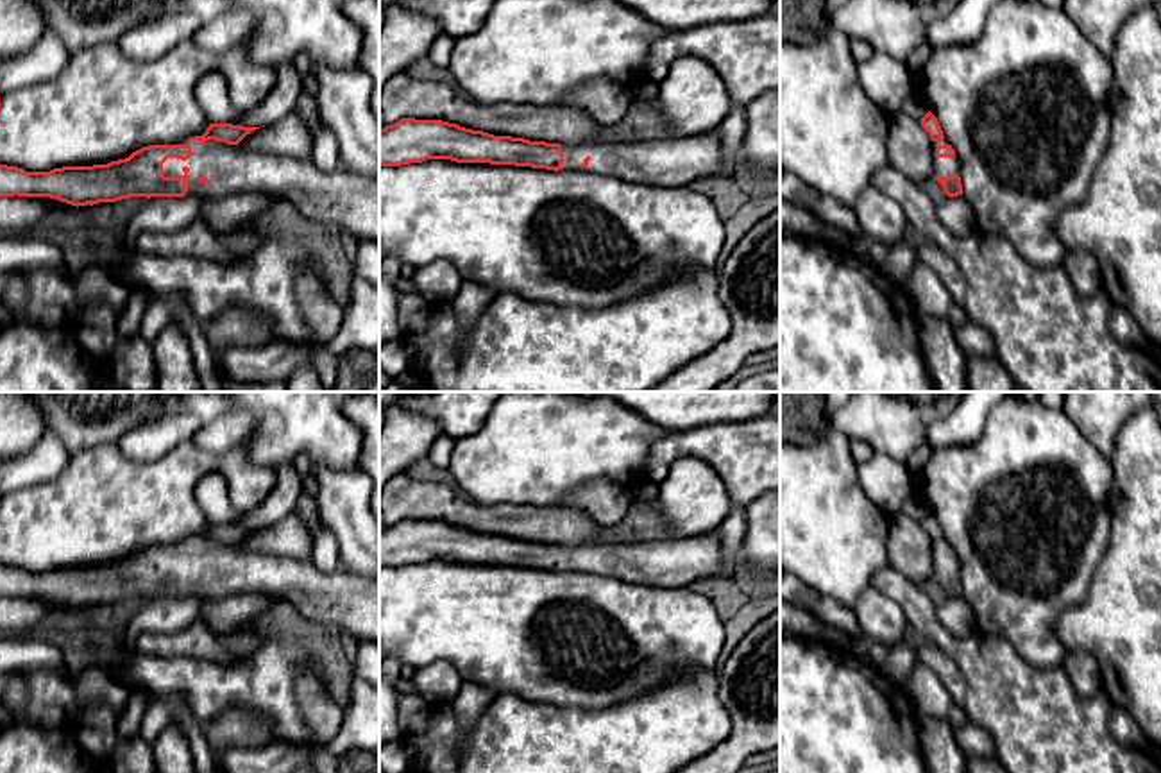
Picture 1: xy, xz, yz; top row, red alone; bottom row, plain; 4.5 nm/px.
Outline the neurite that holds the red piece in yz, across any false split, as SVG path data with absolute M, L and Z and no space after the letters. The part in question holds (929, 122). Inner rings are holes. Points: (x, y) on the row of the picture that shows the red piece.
M928 111L921 118L921 127L932 140L932 170L936 181L943 186L948 197L962 195L961 166L952 145L945 140L937 118Z

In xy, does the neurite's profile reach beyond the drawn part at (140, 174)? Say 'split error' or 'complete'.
split error

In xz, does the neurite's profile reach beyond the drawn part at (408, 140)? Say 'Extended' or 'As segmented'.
Extended

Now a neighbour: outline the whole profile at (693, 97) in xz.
M696 55L673 61L658 82L658 111L676 136L698 136L716 131L733 107L719 73Z

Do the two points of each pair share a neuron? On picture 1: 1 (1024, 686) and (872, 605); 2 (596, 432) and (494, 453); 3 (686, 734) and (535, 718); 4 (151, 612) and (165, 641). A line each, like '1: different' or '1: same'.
1: different
2: same
3: same
4: different

